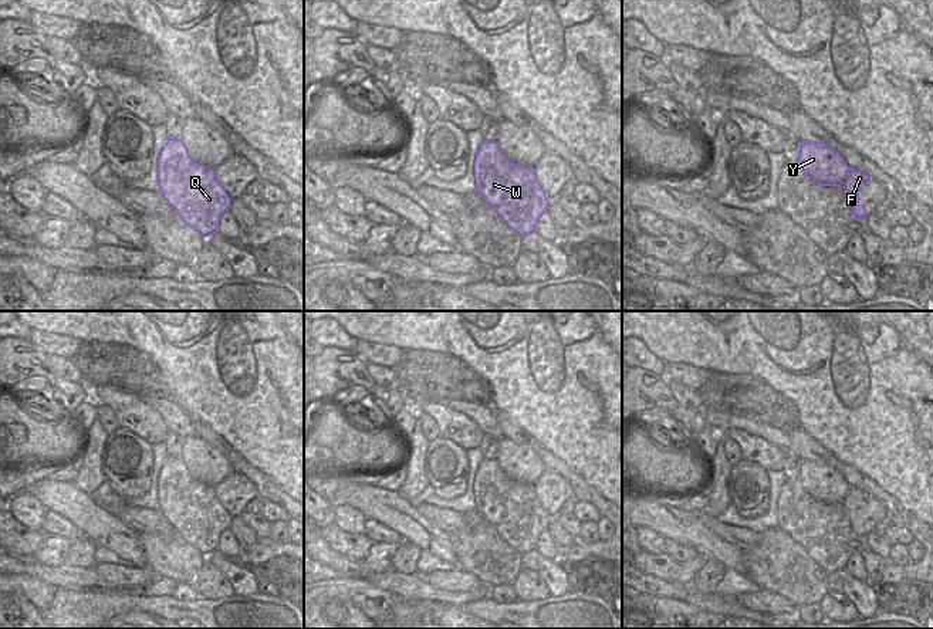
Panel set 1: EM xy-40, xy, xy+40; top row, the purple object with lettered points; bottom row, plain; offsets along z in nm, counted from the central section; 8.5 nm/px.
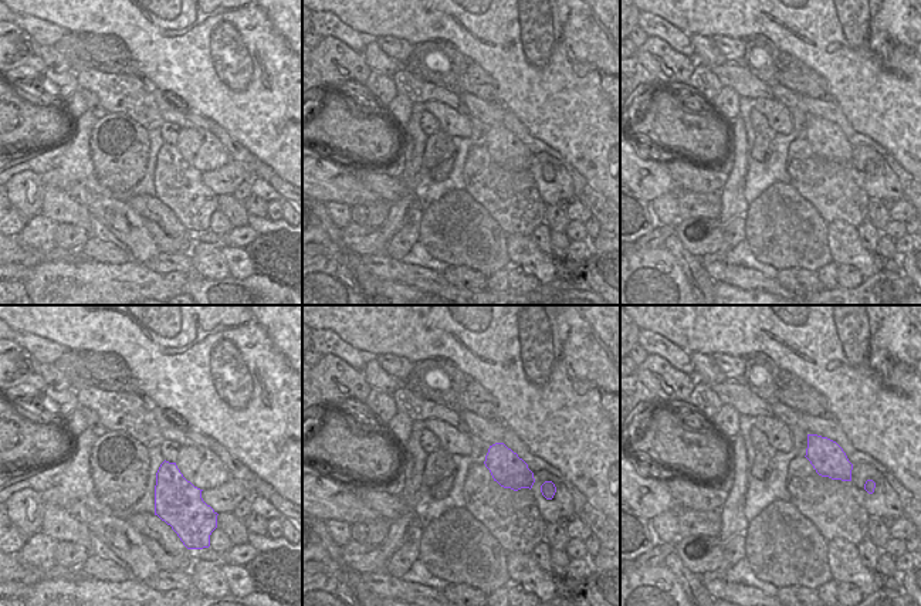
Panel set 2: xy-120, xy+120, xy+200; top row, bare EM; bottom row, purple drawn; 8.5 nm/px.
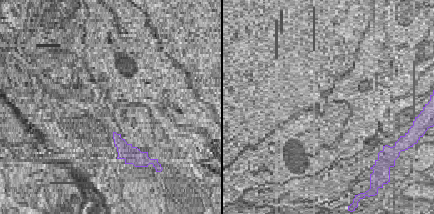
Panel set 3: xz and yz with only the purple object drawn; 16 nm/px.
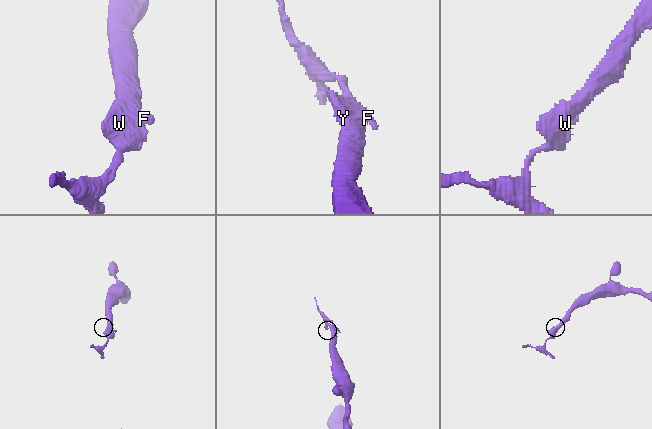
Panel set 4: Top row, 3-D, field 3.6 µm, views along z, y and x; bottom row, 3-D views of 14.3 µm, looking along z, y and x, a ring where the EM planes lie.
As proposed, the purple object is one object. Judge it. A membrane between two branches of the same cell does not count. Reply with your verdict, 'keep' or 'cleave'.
cleave

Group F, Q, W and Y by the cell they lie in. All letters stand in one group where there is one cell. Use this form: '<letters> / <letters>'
F Q W / Y

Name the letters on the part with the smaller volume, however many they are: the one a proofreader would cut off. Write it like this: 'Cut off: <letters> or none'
Cut off: F, Q, W

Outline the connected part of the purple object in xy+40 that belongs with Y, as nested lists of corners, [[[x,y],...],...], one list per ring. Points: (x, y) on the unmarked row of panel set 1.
[[[824,460],[808,461],[798,476],[802,477],[804,490],[824,504],[841,504],[851,490],[844,476]]]

